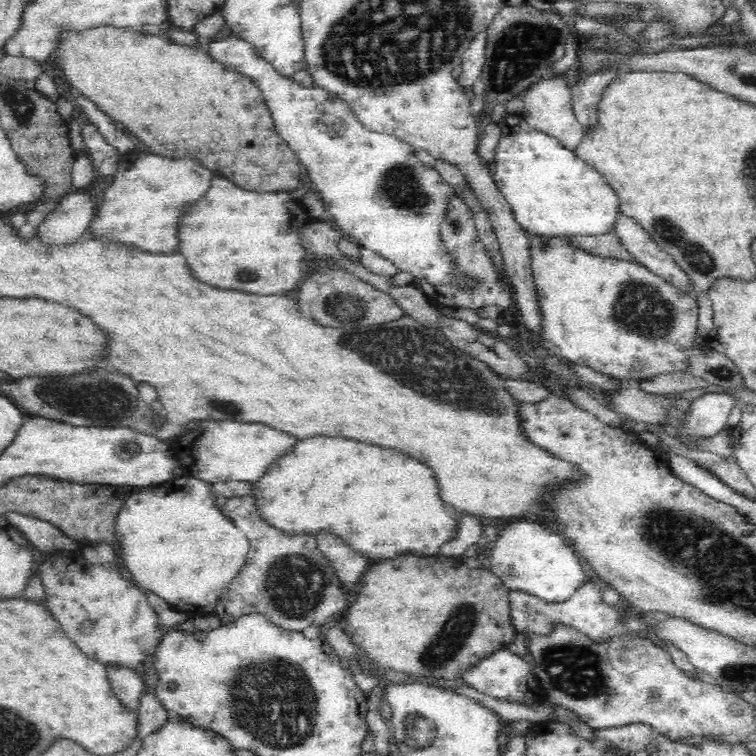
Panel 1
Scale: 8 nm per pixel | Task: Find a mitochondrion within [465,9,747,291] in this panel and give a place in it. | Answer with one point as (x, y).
(525, 44)

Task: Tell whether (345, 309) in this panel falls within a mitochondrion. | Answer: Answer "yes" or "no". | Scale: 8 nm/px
yes

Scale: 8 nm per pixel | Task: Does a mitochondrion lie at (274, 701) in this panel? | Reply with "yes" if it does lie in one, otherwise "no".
yes

